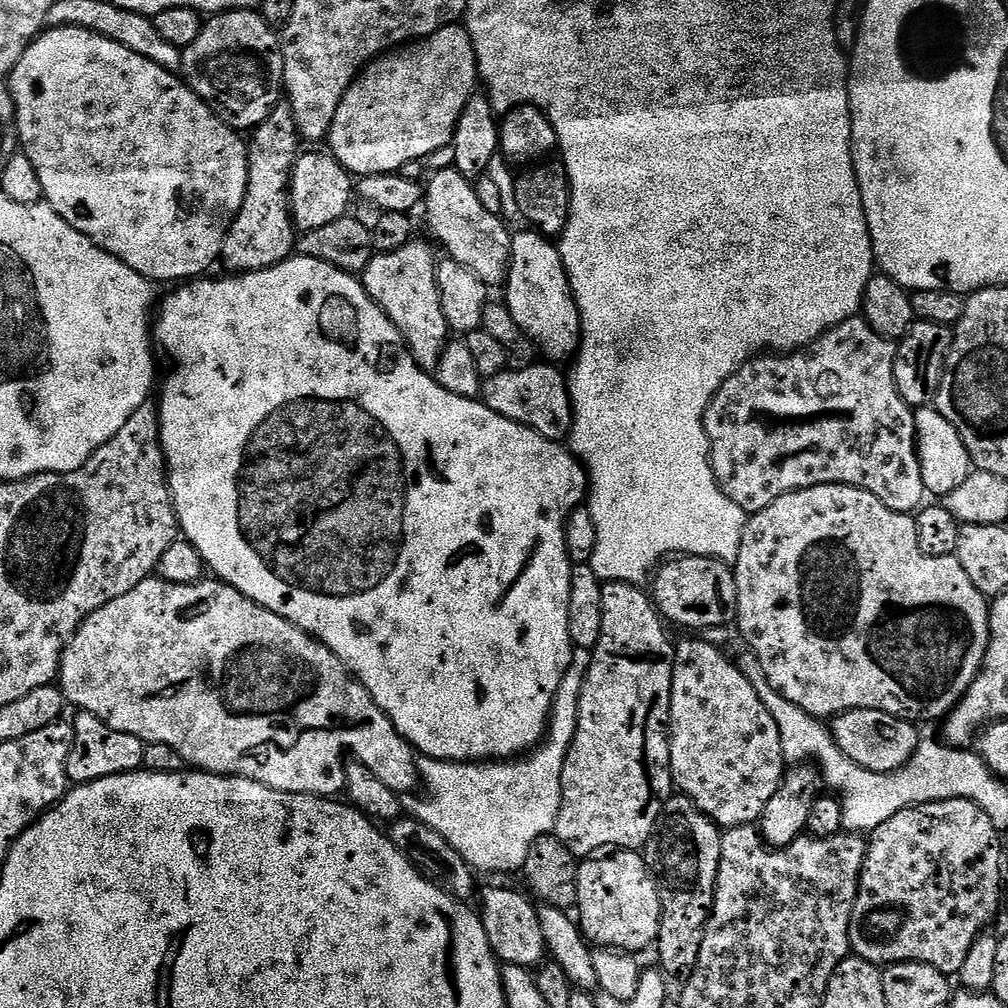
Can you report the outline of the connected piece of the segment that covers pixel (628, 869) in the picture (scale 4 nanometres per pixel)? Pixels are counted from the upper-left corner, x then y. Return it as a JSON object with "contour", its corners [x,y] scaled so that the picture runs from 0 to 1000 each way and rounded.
{"contour":[[[611,843],[606,847],[580,852],[573,860],[570,900],[575,901],[575,924],[588,938],[635,946],[638,940],[646,941],[651,936],[655,922],[655,885],[642,852],[634,844]]]}

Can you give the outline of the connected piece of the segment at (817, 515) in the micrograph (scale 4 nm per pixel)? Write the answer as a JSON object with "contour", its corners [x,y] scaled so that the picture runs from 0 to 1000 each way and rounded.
{"contour":[[[813,480],[807,484],[797,484],[791,488],[781,488],[780,491],[773,492],[768,499],[760,502],[760,506],[747,508],[741,513],[734,545],[728,553],[728,566],[730,568],[730,580],[732,581],[729,622],[734,622],[734,627],[738,630],[739,637],[742,638],[739,640],[752,653],[752,657],[758,666],[758,672],[764,677],[764,681],[768,681],[768,685],[772,685],[772,688],[776,688],[781,694],[788,696],[788,700],[800,704],[800,708],[804,708],[805,710],[811,712],[828,712],[834,706],[842,706],[844,702],[858,702],[859,704],[875,704],[879,708],[887,708],[888,710],[896,710],[898,712],[918,710],[921,714],[931,713],[930,715],[932,715],[934,712],[939,711],[940,707],[951,698],[954,691],[960,687],[962,680],[968,676],[968,671],[972,668],[973,661],[976,660],[976,650],[980,648],[980,636],[982,634],[981,596],[970,585],[970,581],[966,581],[966,577],[962,577],[962,569],[958,569],[958,565],[954,565],[954,558],[950,558],[947,552],[915,550],[915,546],[911,542],[911,526],[909,525],[908,515],[900,508],[883,506],[883,502],[876,500],[865,488],[848,484],[842,480]]]}

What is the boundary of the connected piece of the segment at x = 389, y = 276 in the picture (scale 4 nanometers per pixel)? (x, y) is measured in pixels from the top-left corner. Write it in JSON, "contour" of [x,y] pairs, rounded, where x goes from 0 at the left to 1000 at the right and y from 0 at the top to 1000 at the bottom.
{"contour":[[[406,240],[390,250],[379,250],[370,253],[369,259],[359,271],[359,281],[365,294],[385,313],[387,319],[399,331],[401,340],[404,341],[411,359],[420,369],[432,370],[437,353],[440,350],[440,343],[446,336],[446,326],[442,319],[442,312],[438,308],[438,296],[433,279],[434,255],[429,255],[429,250],[421,242]]]}

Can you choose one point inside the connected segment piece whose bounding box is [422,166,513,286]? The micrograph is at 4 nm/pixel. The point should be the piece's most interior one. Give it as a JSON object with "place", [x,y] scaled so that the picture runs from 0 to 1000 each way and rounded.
{"place":[465,229]}

